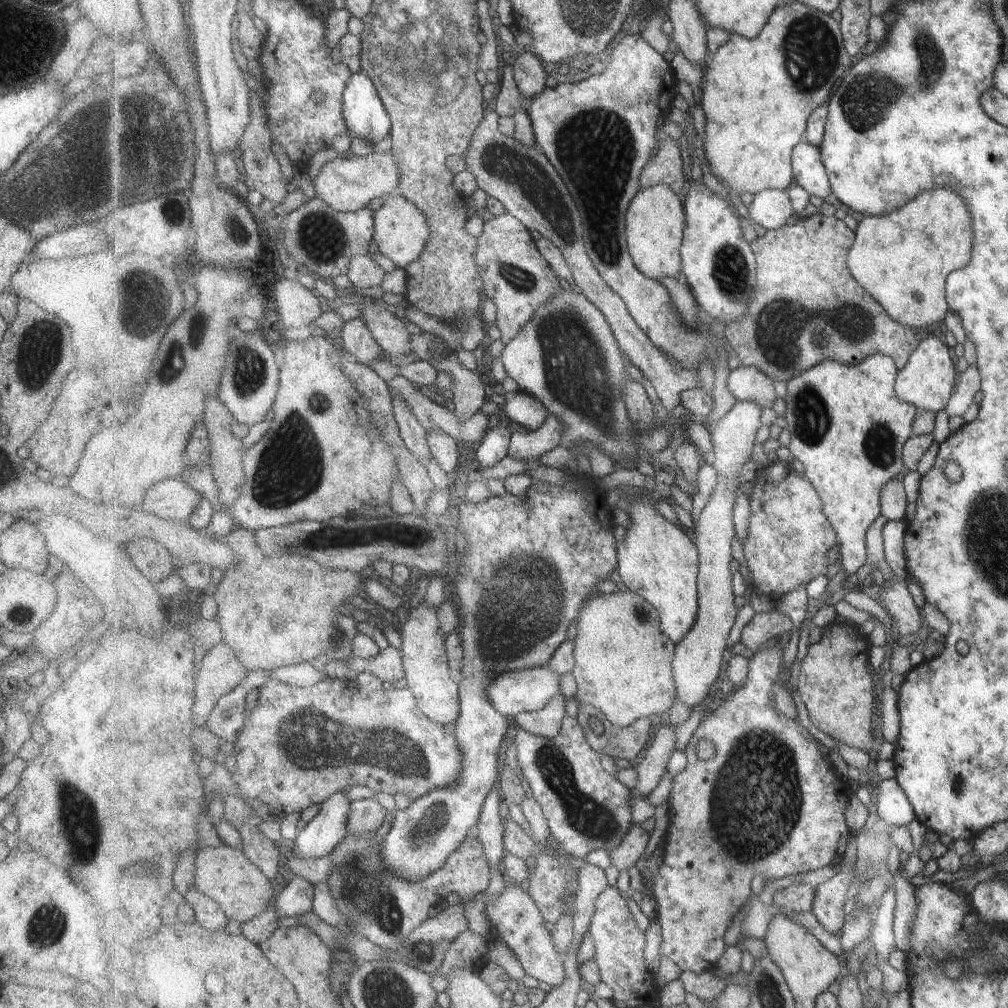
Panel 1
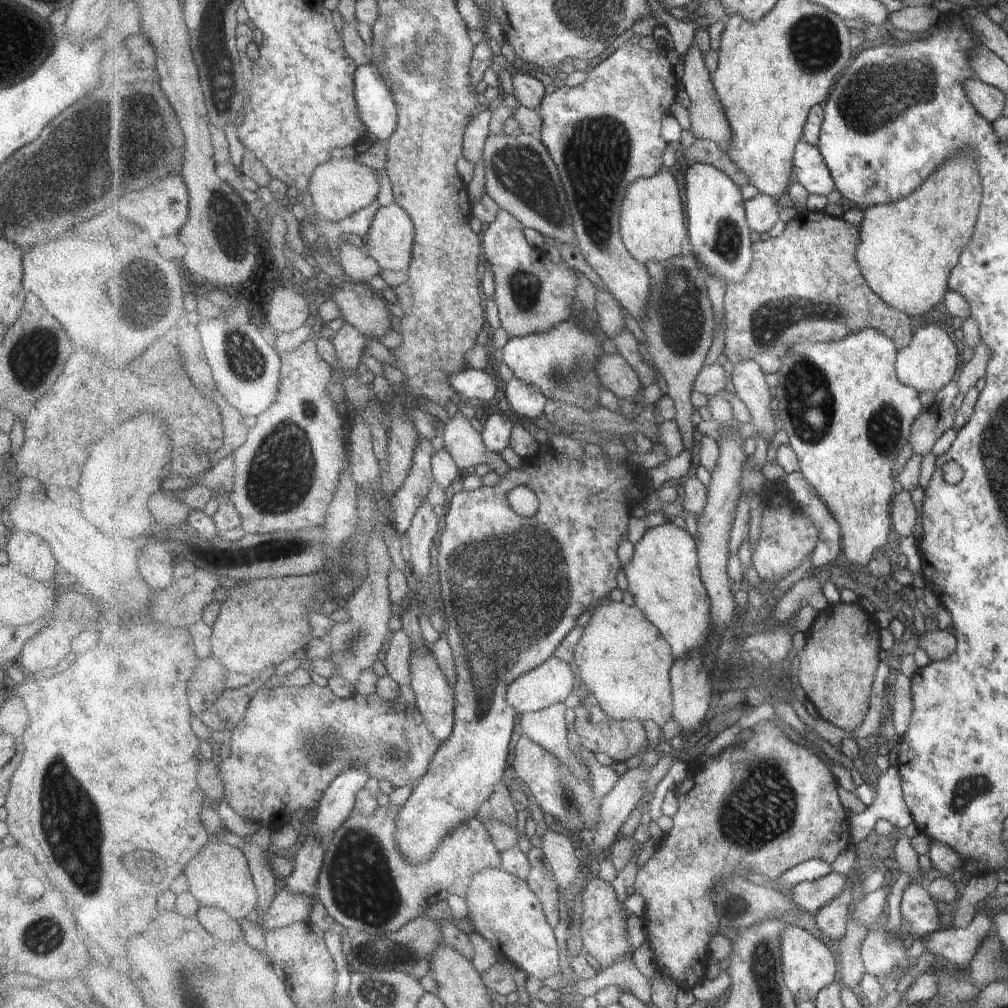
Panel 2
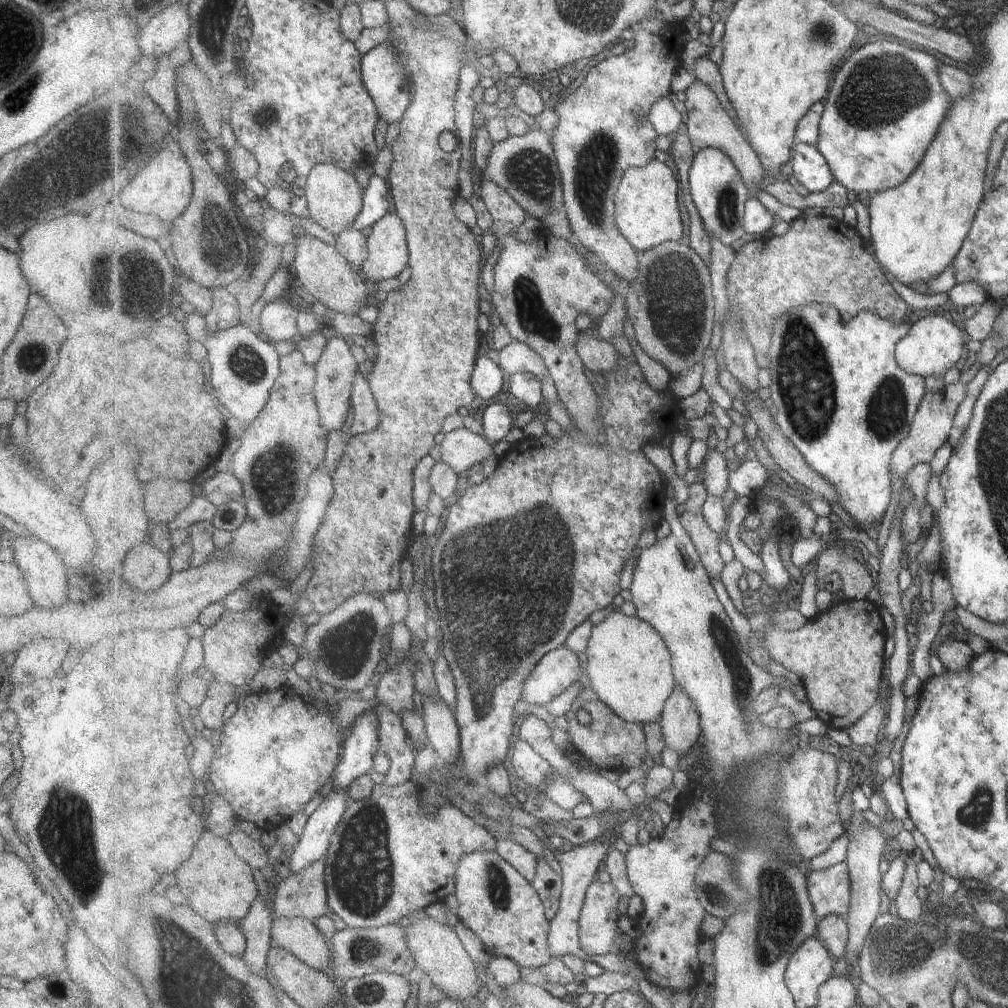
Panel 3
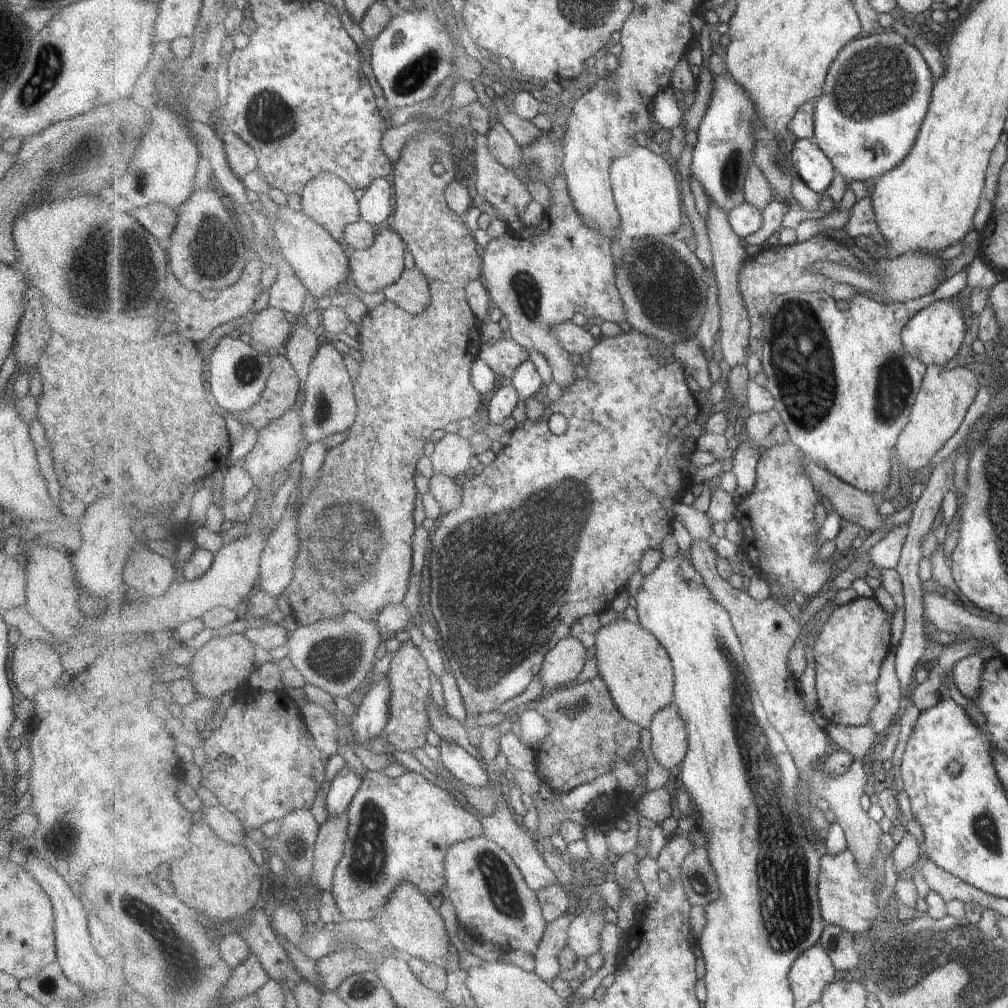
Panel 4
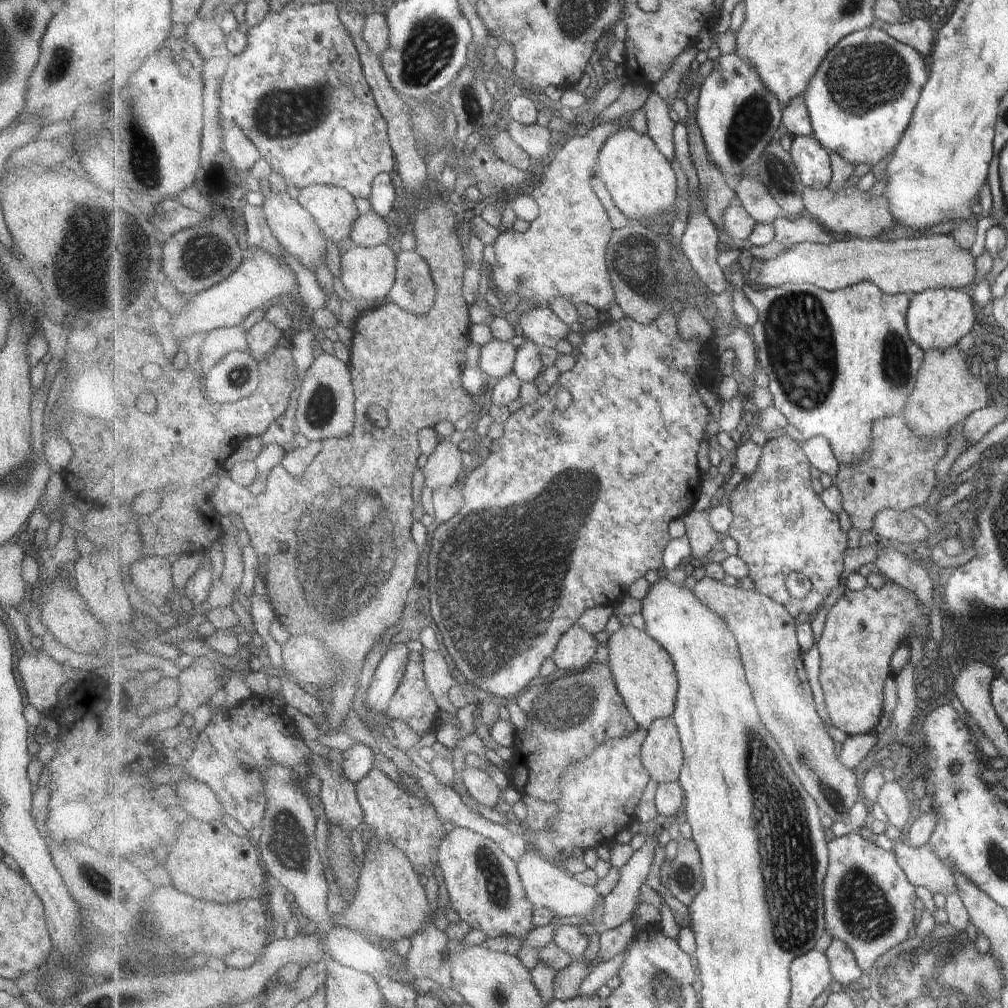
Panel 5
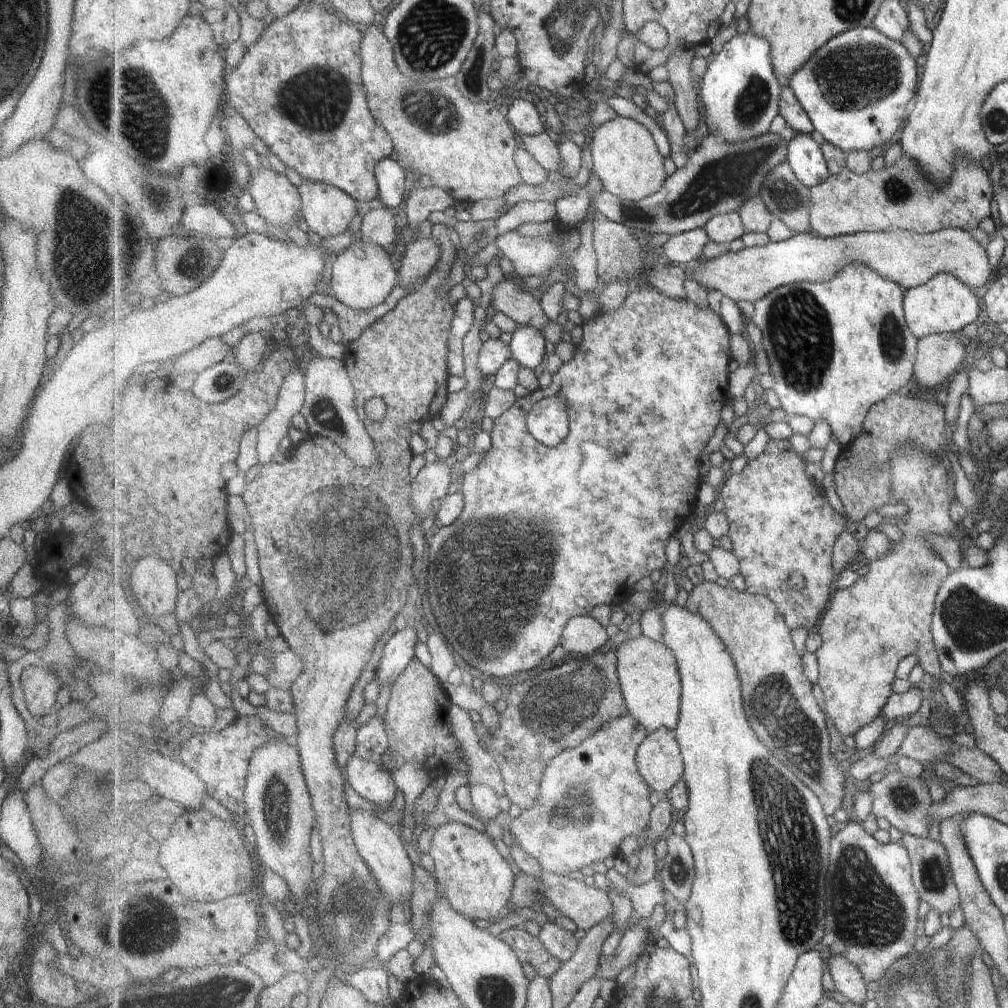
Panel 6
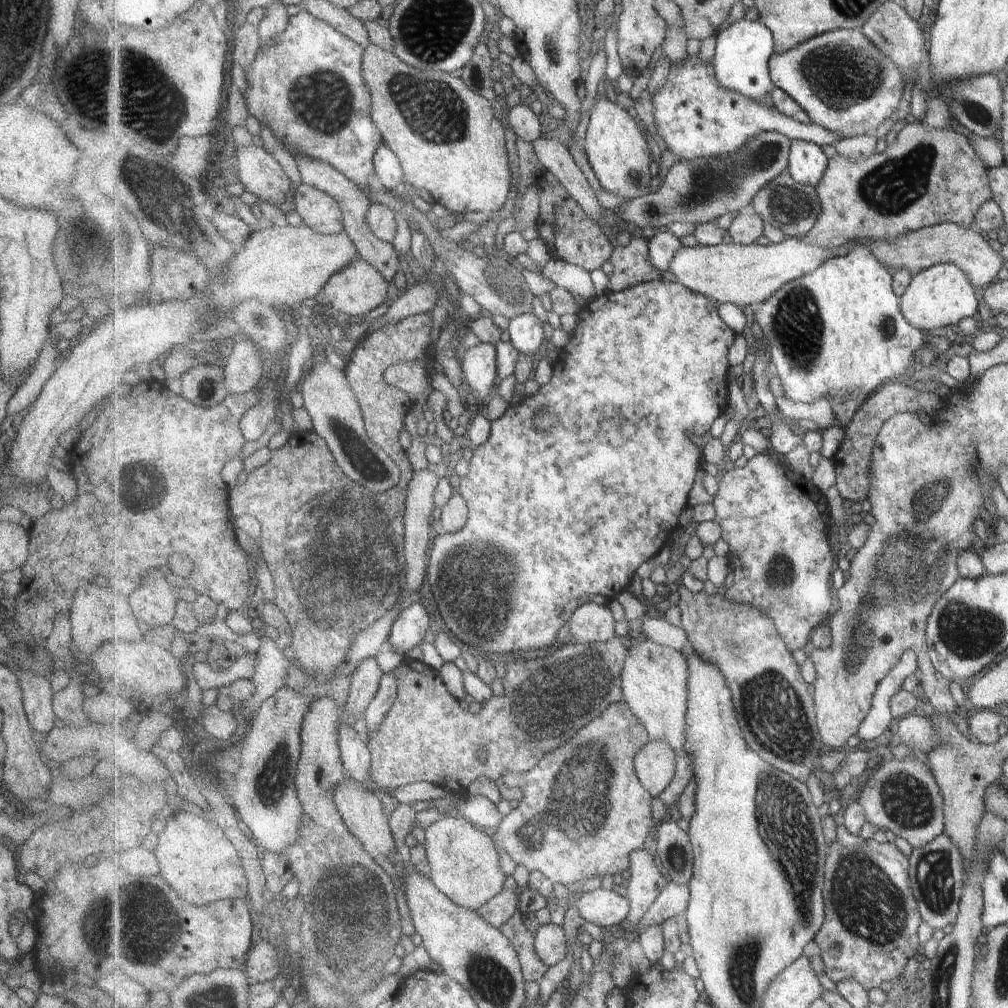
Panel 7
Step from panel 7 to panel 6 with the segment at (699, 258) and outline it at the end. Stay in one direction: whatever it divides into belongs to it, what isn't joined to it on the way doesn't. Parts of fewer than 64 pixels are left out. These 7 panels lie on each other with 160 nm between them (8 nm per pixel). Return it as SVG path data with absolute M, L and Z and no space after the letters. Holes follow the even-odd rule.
M953 227L932 233L877 231L833 238L823 238L812 231L796 233L786 241L769 242L764 247L744 247L737 252L729 250L720 257L703 259L693 278L706 290L717 290L736 303L756 303L782 286L803 281L815 284L832 281L841 269L854 262L869 265L882 277L899 283L905 290L924 285L939 273L953 275L971 290L983 286L991 271L984 248L972 239L968 231Z

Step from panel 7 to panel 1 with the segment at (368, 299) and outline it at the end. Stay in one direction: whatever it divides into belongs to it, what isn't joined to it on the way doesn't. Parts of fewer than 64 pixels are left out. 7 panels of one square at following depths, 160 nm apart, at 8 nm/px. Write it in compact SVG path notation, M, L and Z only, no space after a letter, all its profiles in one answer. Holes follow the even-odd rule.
M401 192L385 197L385 203L374 212L375 242L379 251L389 258L395 267L406 269L412 262L419 260L431 236L430 222L424 212L405 198Z

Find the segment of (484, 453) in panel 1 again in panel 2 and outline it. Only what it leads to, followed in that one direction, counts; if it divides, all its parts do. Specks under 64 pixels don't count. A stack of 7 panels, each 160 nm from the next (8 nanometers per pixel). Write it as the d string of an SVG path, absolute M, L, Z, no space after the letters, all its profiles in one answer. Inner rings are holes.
M515 376L506 384L505 396L512 411L531 420L536 420L543 414L547 402L547 397L538 386ZM492 409L485 419L482 437L485 446L494 453L501 454L510 447L514 423L503 412Z

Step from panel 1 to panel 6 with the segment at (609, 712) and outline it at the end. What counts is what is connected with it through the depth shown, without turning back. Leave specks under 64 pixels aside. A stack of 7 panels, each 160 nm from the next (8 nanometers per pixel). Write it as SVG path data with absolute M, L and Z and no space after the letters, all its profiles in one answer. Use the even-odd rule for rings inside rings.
M643 634L627 639L617 648L617 653L617 670L629 714L649 732L663 727L675 730L682 705L682 678L675 653L665 643Z

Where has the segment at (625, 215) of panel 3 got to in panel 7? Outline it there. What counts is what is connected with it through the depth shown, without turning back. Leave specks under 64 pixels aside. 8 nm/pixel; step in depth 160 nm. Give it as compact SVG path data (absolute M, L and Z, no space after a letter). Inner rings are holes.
M597 94L593 106L589 108L590 117L586 122L588 129L583 140L586 152L603 188L629 201L649 195L651 186L651 162L655 159L655 150L648 136L641 131L639 124L631 118L627 109L619 104L613 104L603 94Z

